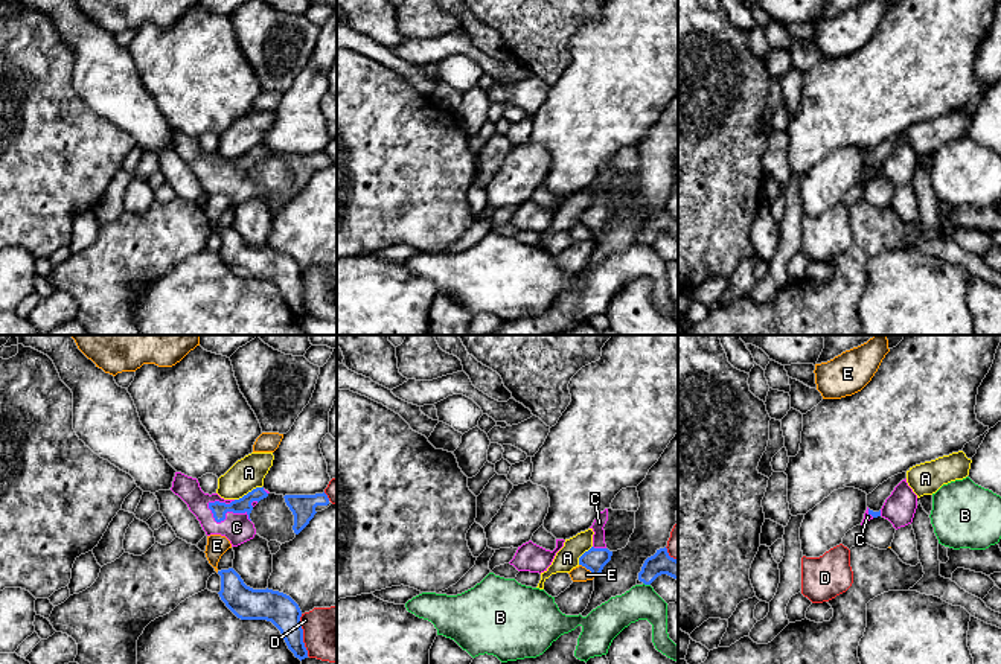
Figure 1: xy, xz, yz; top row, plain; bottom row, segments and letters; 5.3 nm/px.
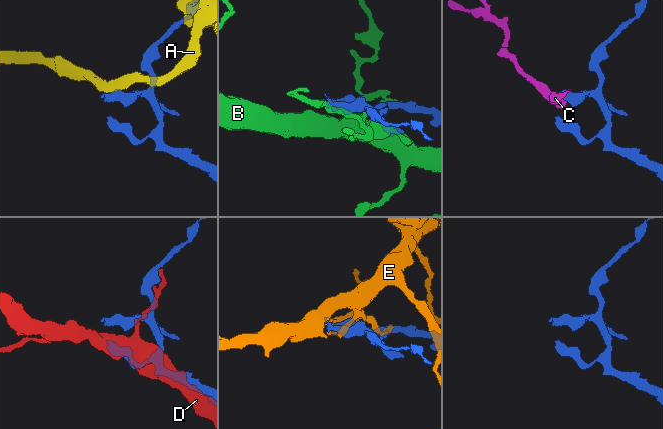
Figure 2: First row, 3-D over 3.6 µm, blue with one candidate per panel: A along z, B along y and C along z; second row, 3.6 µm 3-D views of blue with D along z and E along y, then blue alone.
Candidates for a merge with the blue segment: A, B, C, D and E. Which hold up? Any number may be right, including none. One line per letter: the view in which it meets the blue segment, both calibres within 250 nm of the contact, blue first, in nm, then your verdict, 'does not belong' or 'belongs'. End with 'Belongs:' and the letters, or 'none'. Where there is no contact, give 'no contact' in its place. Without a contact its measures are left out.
A: meets blue in xy; 80 nm thick on the blue side, 170 nm on the other; does not belong
B: meets blue in xz; 120 nm thick on the blue side, 180 nm on the other; does not belong
C: meets blue in xy; 80 nm thick on the blue side, 160 nm on the other; belongs
D: meets blue in xy; 170 nm thick on the blue side, 300 nm on the other; does not belong
E: meets blue in xz; 120 nm thick on the blue side, 80 nm on the other; does not belong
Belongs: C

